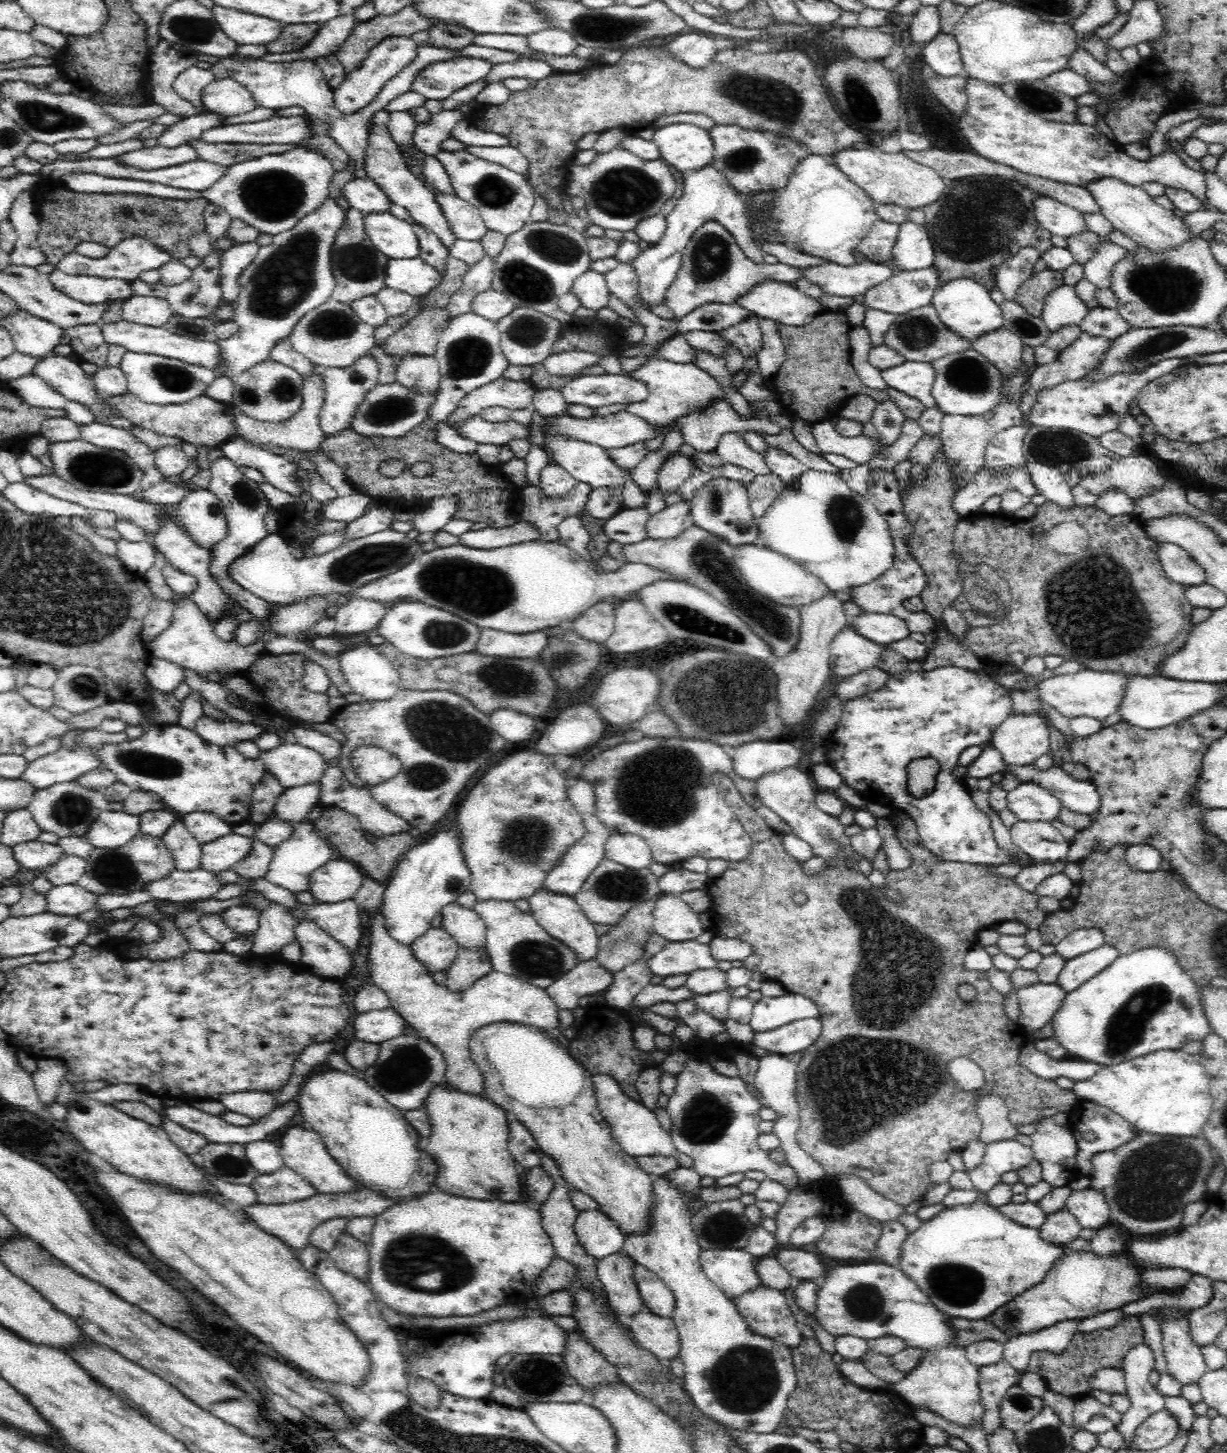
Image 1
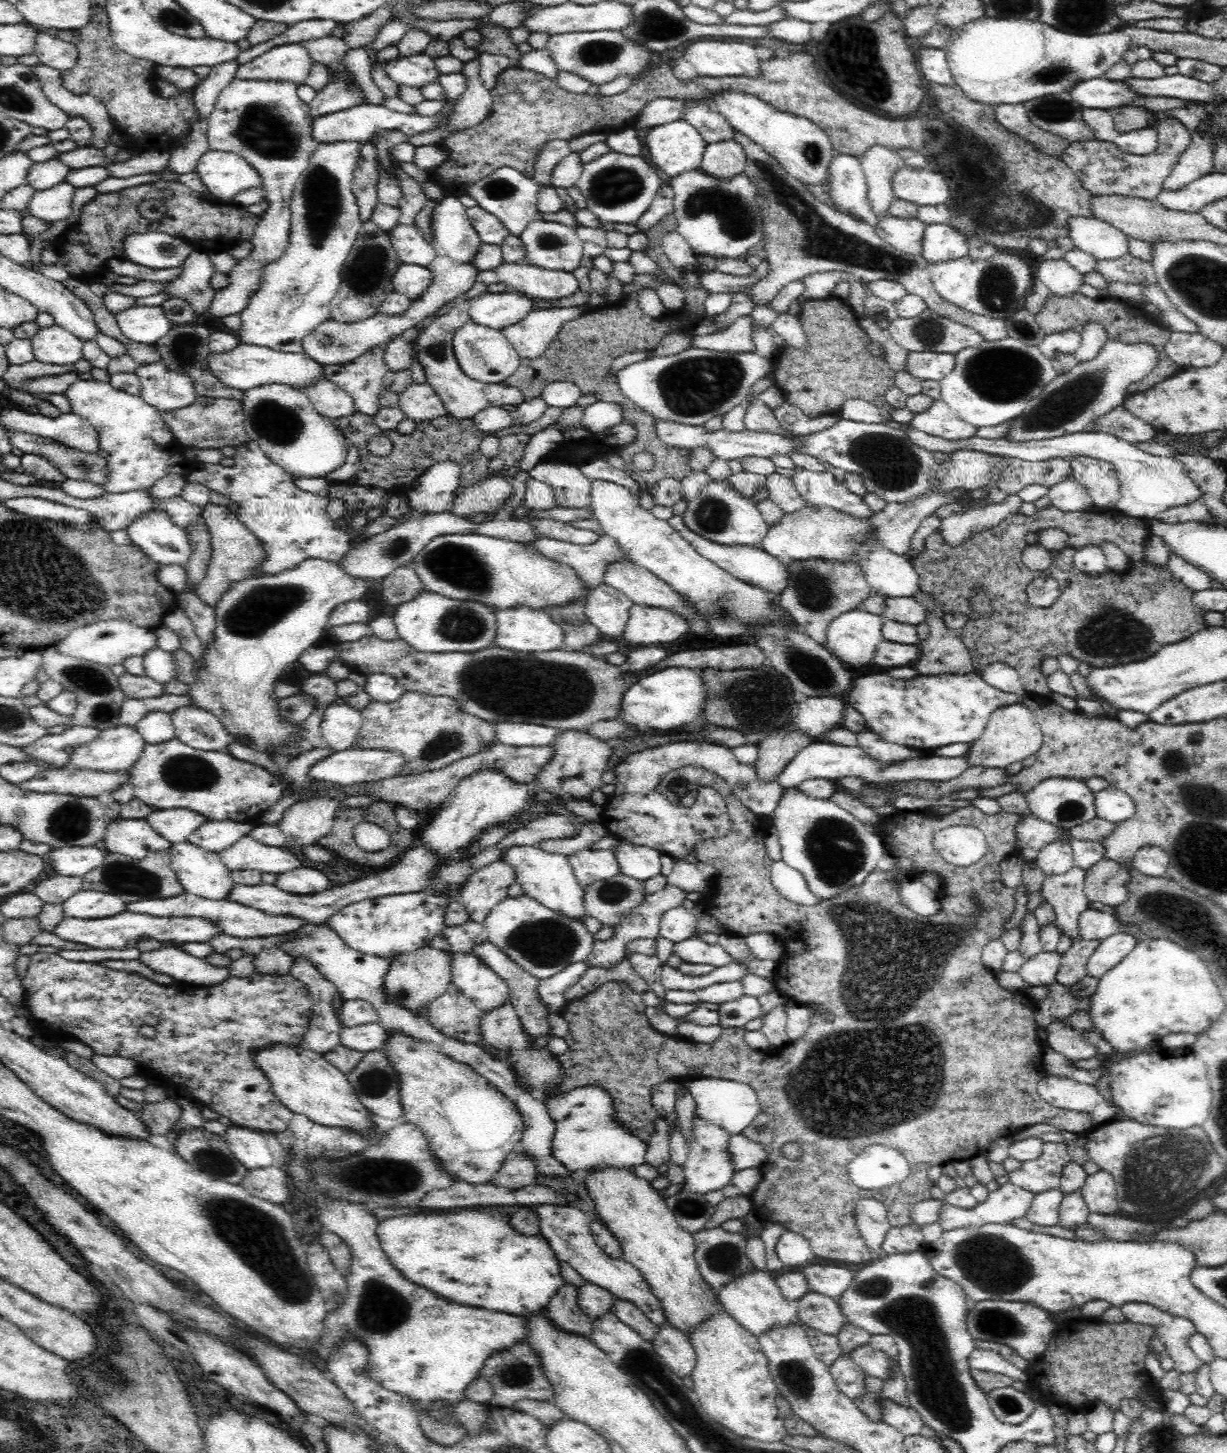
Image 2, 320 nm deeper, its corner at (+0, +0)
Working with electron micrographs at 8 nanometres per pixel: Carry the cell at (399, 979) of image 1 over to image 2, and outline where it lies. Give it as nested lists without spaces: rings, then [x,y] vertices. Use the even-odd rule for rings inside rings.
[[[472,953],[450,955],[450,980],[484,1013],[502,1006],[509,996],[509,986],[496,971]]]

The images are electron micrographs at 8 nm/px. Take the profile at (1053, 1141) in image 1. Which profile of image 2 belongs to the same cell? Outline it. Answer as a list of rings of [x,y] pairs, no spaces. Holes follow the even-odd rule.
[[[1045,1142],[1040,1158],[1022,1163],[1019,1170],[1010,1171],[1006,1176],[1008,1182],[1038,1194],[1060,1188],[1062,1168],[1068,1162],[1071,1162],[1071,1157],[1067,1145]]]

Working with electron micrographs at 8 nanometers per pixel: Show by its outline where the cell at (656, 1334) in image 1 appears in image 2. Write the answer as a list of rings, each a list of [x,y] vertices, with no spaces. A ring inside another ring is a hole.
[[[670,1324],[660,1326],[651,1342],[666,1366],[680,1379],[690,1378],[697,1356],[688,1336]]]

